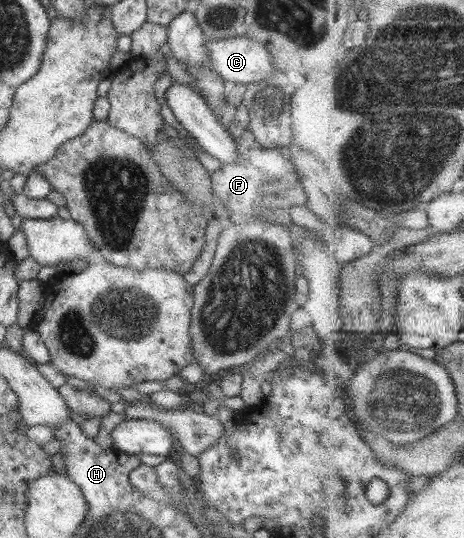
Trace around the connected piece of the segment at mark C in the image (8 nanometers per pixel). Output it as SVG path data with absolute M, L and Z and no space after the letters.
M244 36L206 40L210 69L229 86L254 84L274 70L273 57L264 47Z

